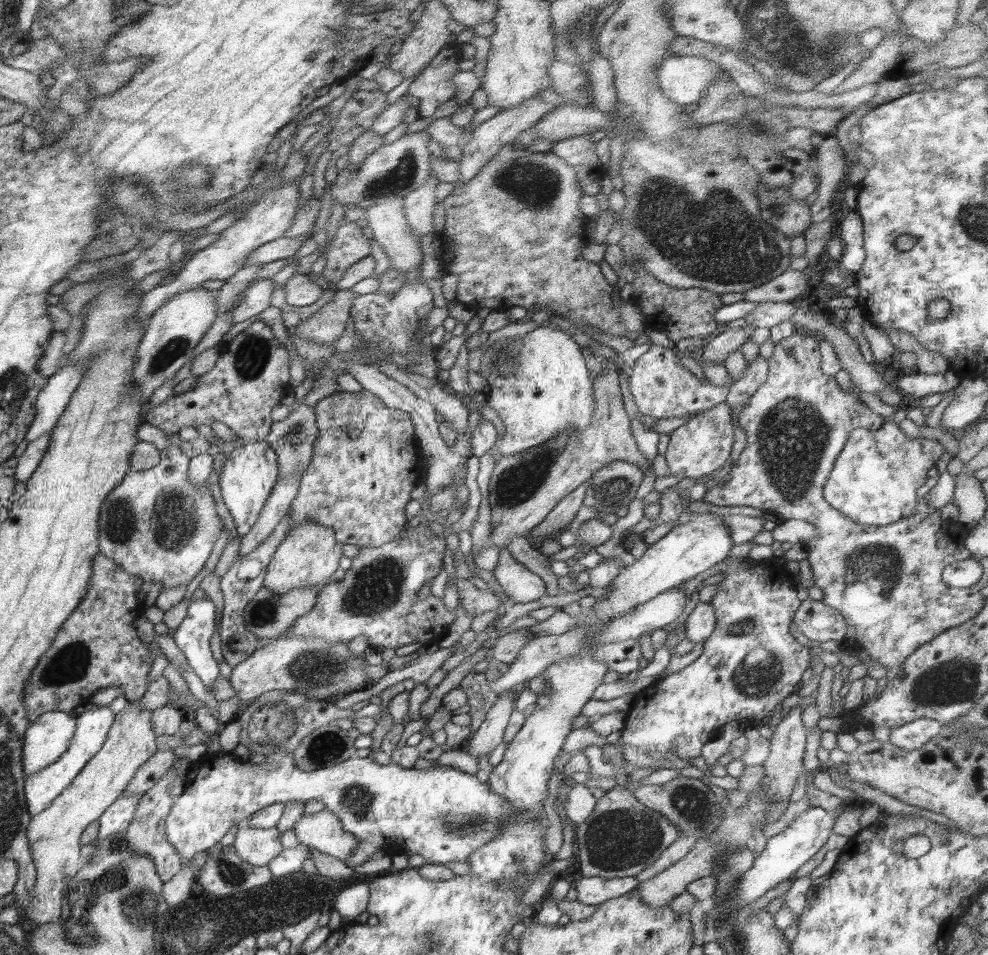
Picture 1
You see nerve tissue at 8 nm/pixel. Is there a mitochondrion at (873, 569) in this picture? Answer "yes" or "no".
yes

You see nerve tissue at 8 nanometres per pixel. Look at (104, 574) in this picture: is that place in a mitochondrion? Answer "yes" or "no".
no

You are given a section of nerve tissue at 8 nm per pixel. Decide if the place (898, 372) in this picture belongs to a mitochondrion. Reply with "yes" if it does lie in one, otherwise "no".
no

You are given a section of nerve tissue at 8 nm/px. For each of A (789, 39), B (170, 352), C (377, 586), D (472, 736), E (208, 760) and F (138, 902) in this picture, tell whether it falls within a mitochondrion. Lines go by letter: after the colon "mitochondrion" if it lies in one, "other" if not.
A: mitochondrion
B: mitochondrion
C: mitochondrion
D: other
E: other
F: mitochondrion

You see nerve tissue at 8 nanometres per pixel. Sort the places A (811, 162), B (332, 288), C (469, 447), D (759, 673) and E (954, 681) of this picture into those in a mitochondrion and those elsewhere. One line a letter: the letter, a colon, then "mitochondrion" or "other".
A: other
B: other
C: other
D: mitochondrion
E: mitochondrion

